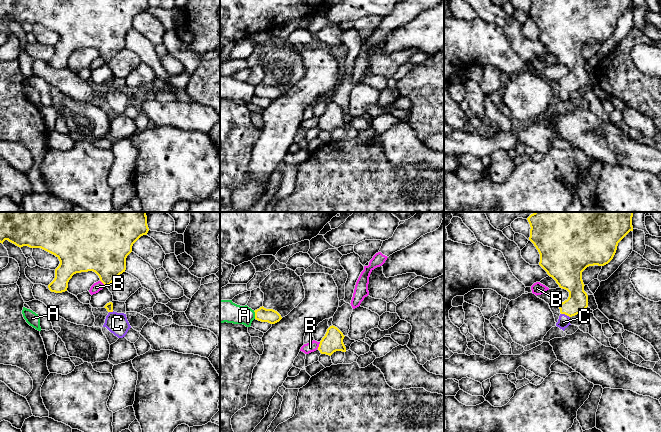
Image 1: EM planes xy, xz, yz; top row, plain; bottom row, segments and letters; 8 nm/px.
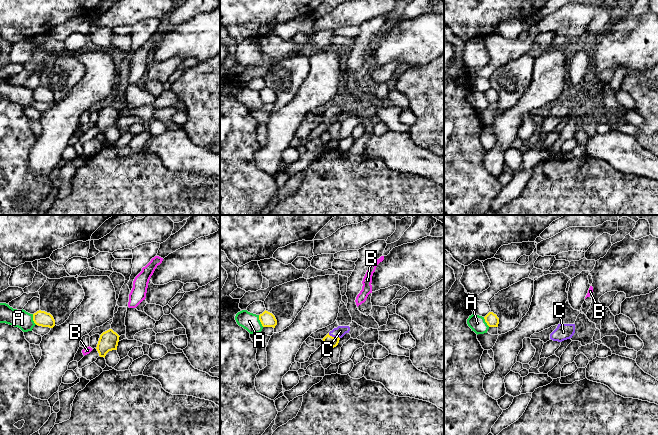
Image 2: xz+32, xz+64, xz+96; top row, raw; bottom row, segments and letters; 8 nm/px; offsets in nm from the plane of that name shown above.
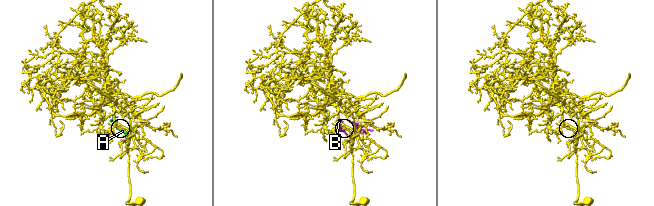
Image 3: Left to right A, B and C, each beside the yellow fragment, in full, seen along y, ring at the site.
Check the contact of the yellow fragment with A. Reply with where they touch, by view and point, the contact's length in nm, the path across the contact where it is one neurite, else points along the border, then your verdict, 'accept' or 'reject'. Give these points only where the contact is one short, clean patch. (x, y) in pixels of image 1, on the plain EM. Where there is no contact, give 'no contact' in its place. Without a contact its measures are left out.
xz (255, 91) | 70 nm | reject

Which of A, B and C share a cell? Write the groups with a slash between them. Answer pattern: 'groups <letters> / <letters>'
groups A / B / C

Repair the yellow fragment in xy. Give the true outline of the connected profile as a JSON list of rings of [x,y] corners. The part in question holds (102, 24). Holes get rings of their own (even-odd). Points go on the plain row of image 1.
[[[0,0],[0,19],[5,16],[18,23],[41,24],[53,31],[59,37],[55,45],[55,54],[48,61],[51,68],[67,67],[68,58],[76,49],[93,47],[107,63],[126,46],[126,34],[132,28],[133,20],[149,7],[147,0]]]

